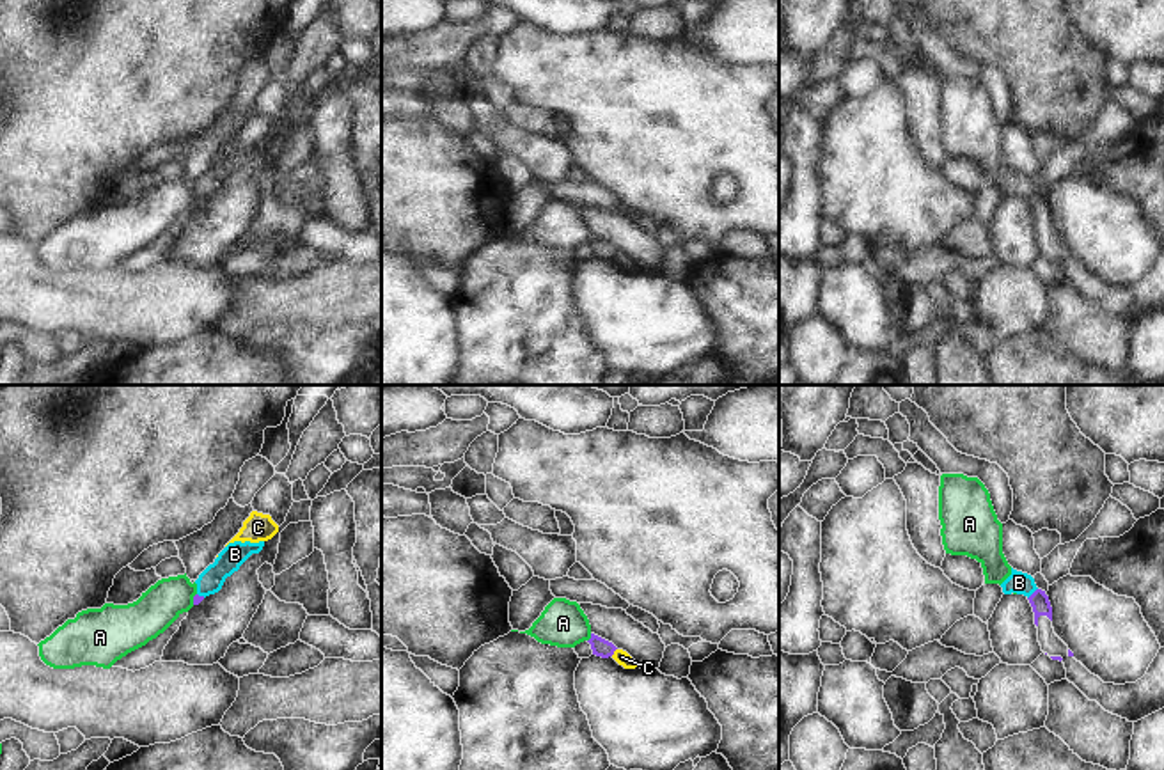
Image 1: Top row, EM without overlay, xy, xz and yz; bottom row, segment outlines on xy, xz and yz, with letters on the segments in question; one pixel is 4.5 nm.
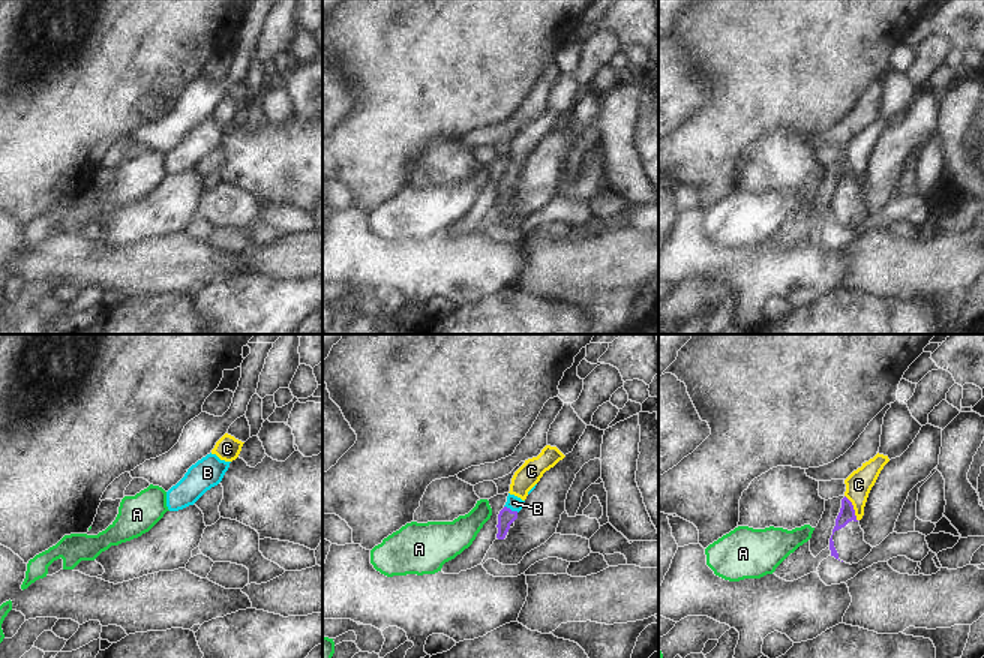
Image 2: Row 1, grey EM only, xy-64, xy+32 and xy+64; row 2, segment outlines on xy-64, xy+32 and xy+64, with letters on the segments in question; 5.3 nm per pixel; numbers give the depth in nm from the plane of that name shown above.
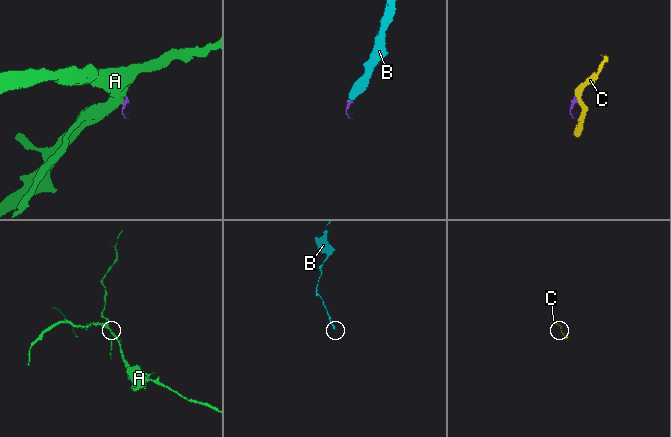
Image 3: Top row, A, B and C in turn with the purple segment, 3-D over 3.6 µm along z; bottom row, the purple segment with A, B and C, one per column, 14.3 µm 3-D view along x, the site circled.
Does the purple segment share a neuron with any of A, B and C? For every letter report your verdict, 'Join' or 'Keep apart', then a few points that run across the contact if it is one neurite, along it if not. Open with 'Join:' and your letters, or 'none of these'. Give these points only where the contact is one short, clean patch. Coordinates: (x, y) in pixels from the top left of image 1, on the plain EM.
Join: B
A: Keep apart. Line: xz (591, 236), (588, 243)
B: Join. Line: yz (1038, 203), (1033, 196), (1019, 185)
C: Keep apart. Line: xz (616, 251), (611, 258)

